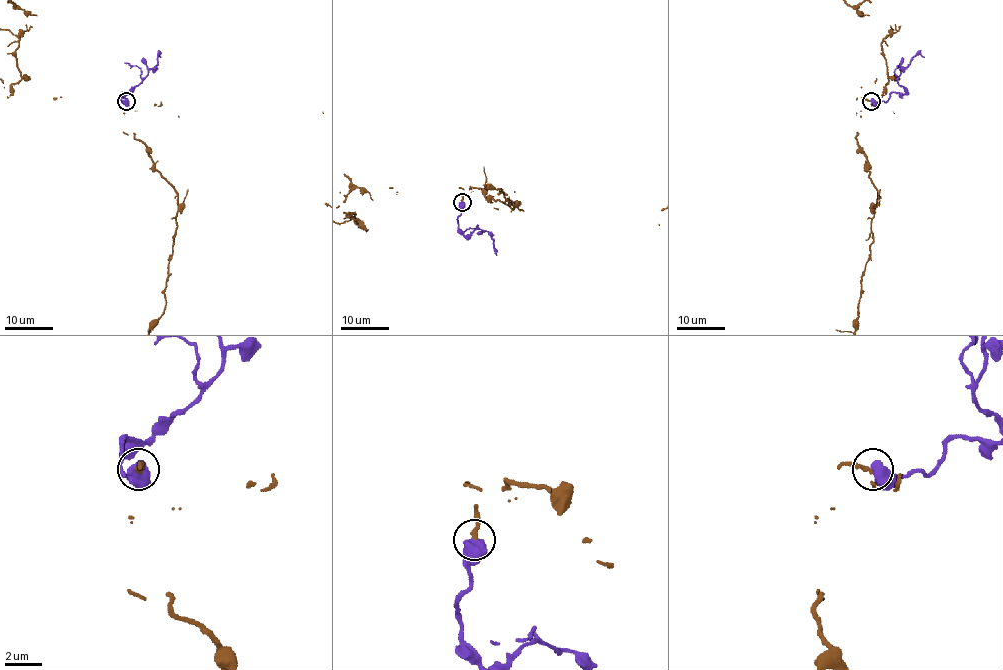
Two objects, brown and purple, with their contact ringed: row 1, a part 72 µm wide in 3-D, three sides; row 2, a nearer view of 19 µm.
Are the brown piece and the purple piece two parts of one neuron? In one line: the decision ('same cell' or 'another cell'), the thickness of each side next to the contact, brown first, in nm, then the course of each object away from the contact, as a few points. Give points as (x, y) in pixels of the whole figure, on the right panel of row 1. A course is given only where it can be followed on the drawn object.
same cell; calibres 220 and 800 nm; course purple (871, 101), (886, 101), (892, 92), (903, 94), (904, 89), (897, 80), (900, 70), (918, 54), (924, 57)

